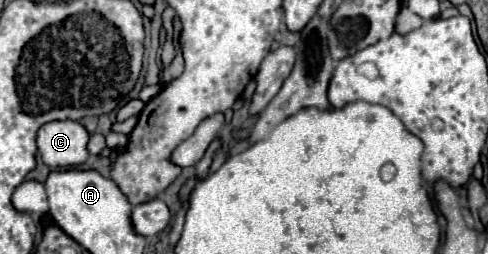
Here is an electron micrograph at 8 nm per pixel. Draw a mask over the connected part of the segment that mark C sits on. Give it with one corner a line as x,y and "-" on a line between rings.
75,120
47,122
37,132
37,148
43,162
51,168
79,166
87,160
89,134

